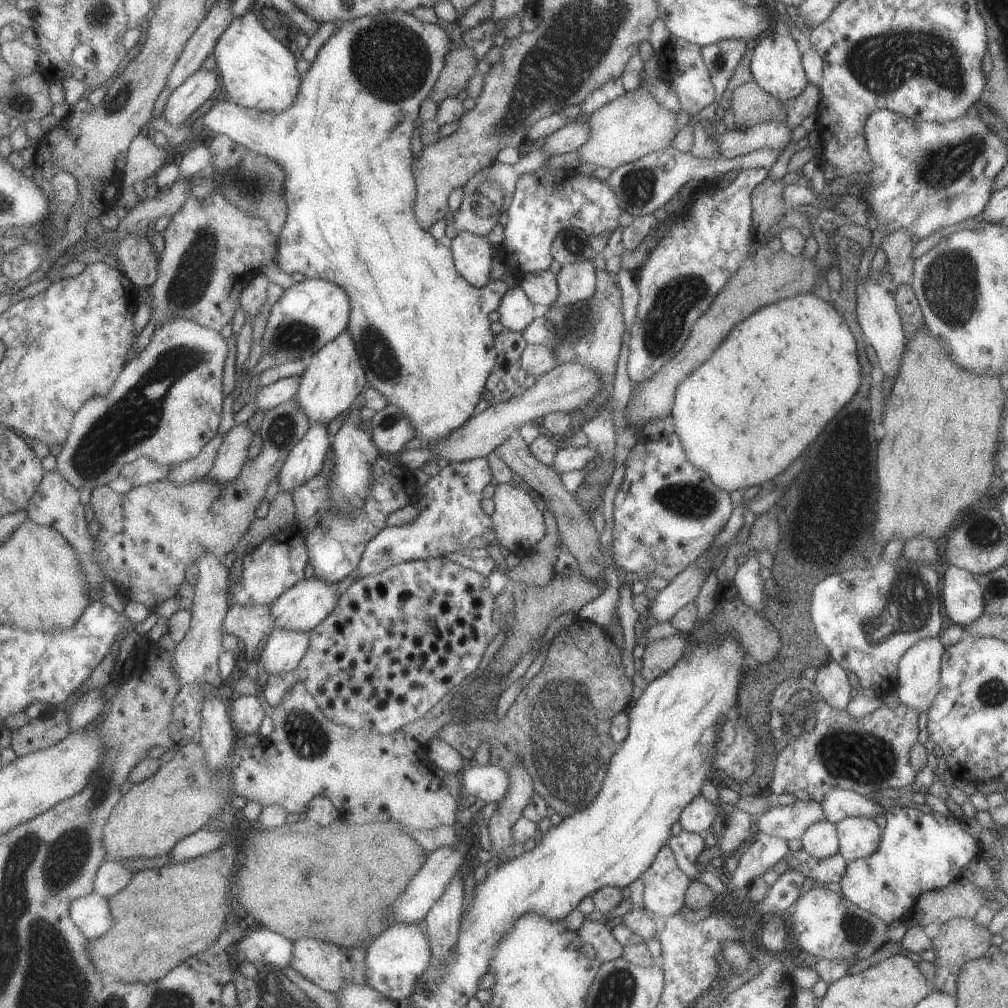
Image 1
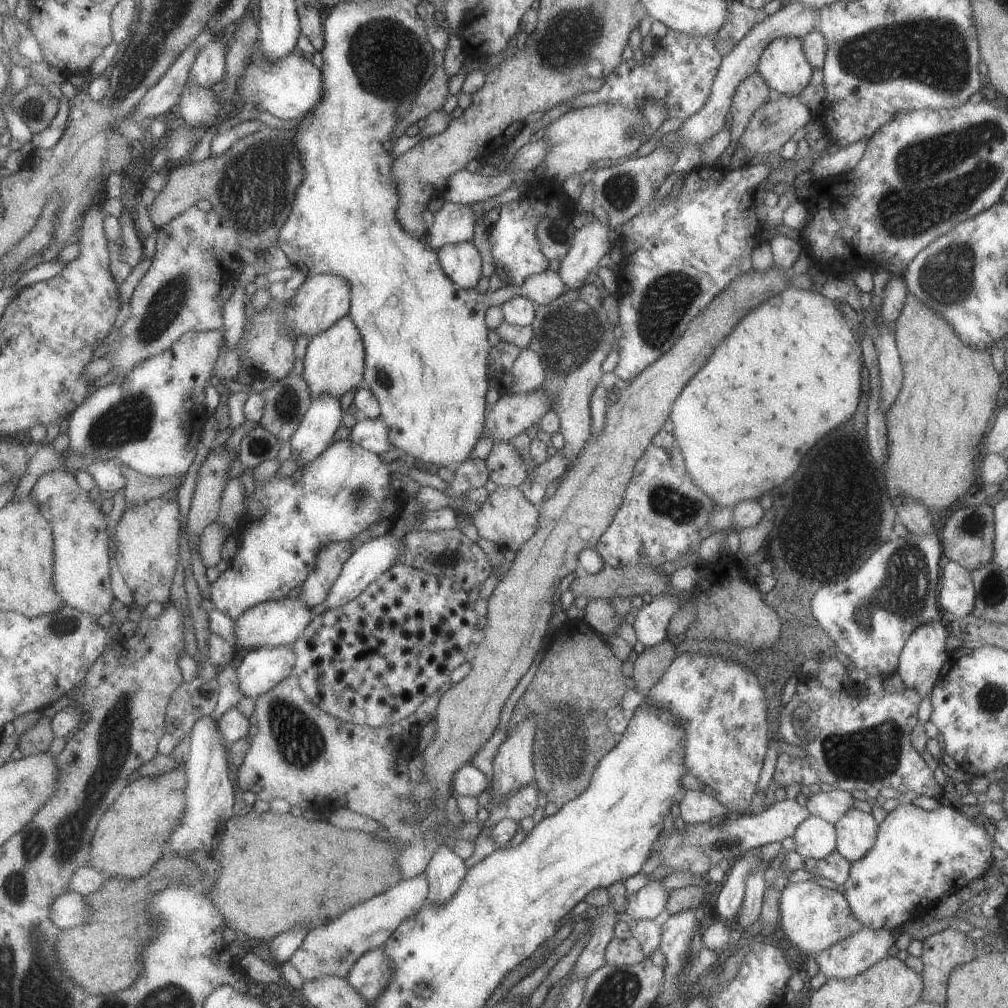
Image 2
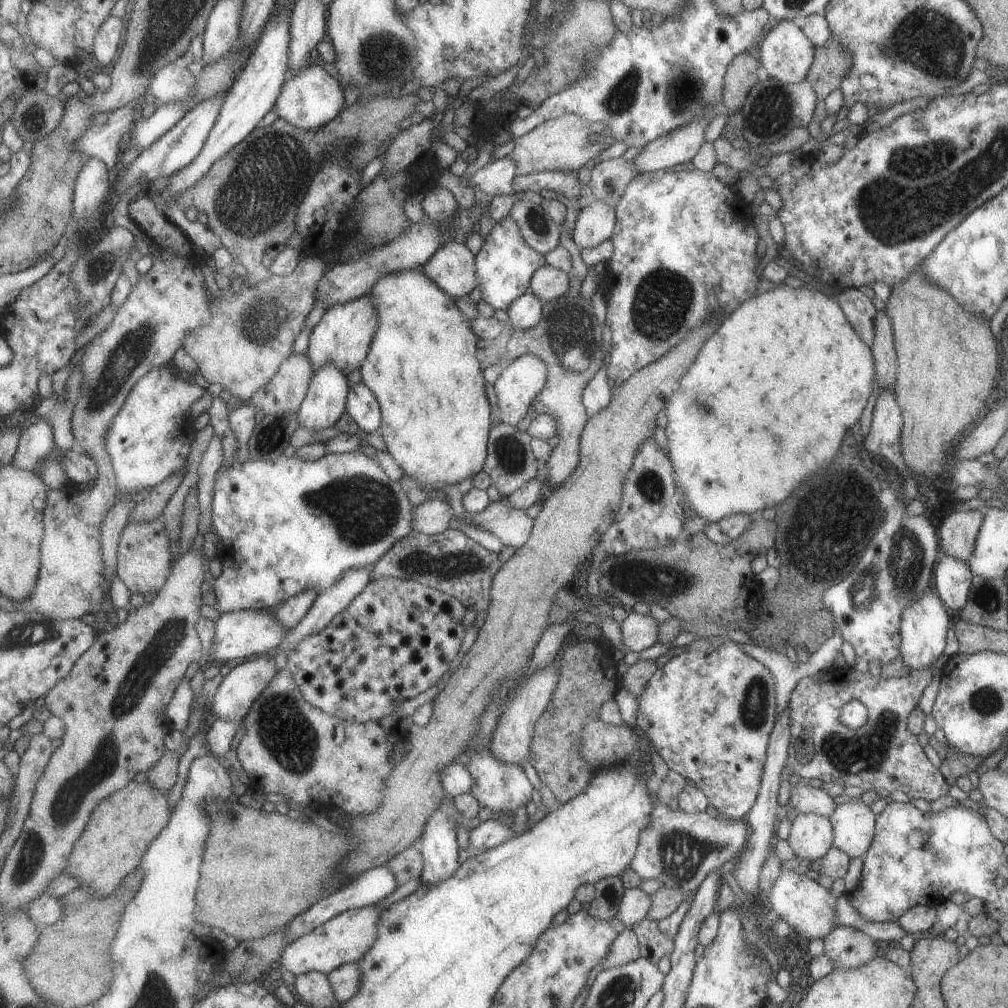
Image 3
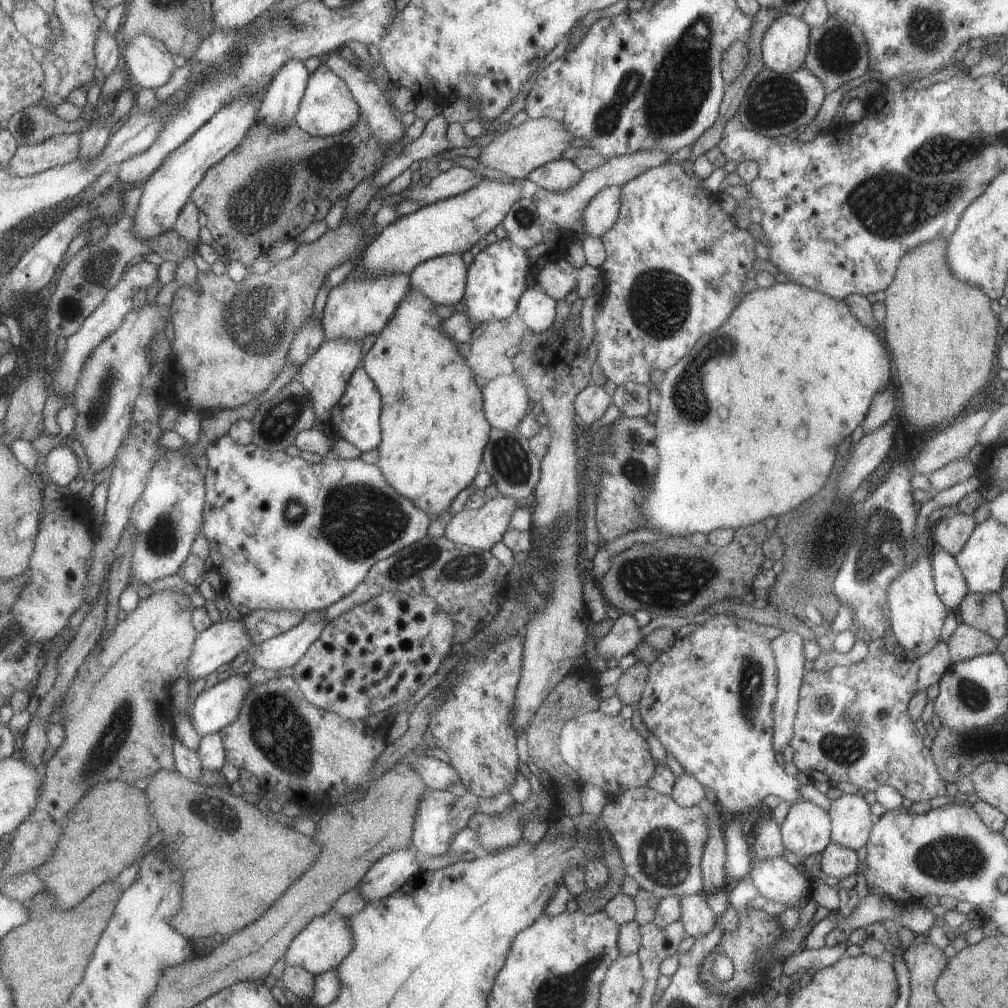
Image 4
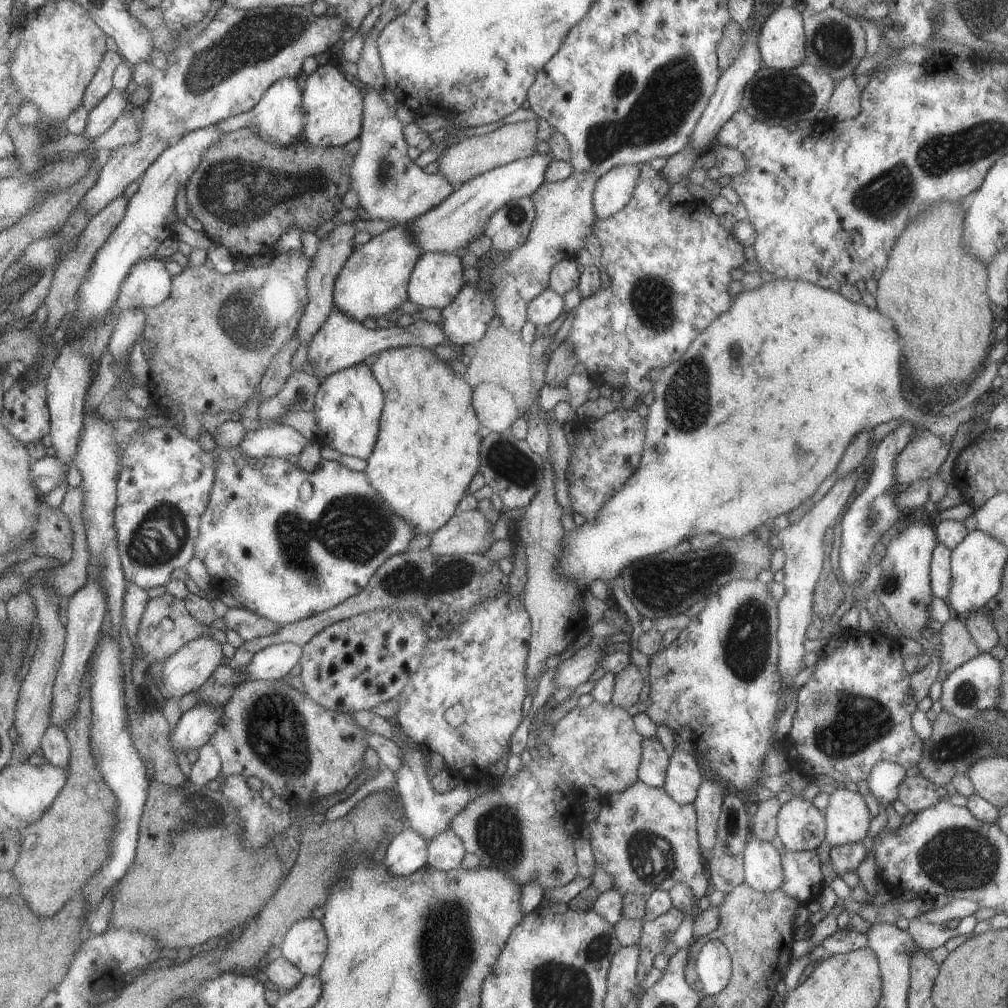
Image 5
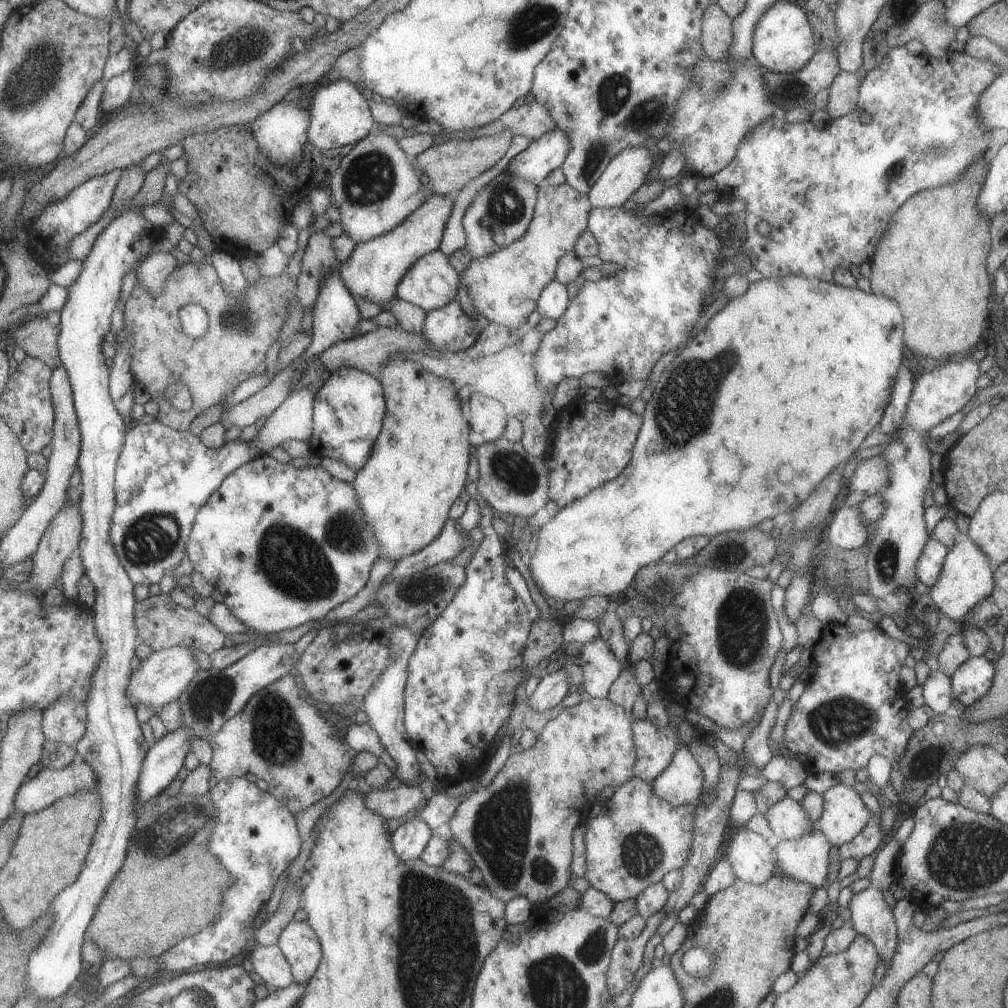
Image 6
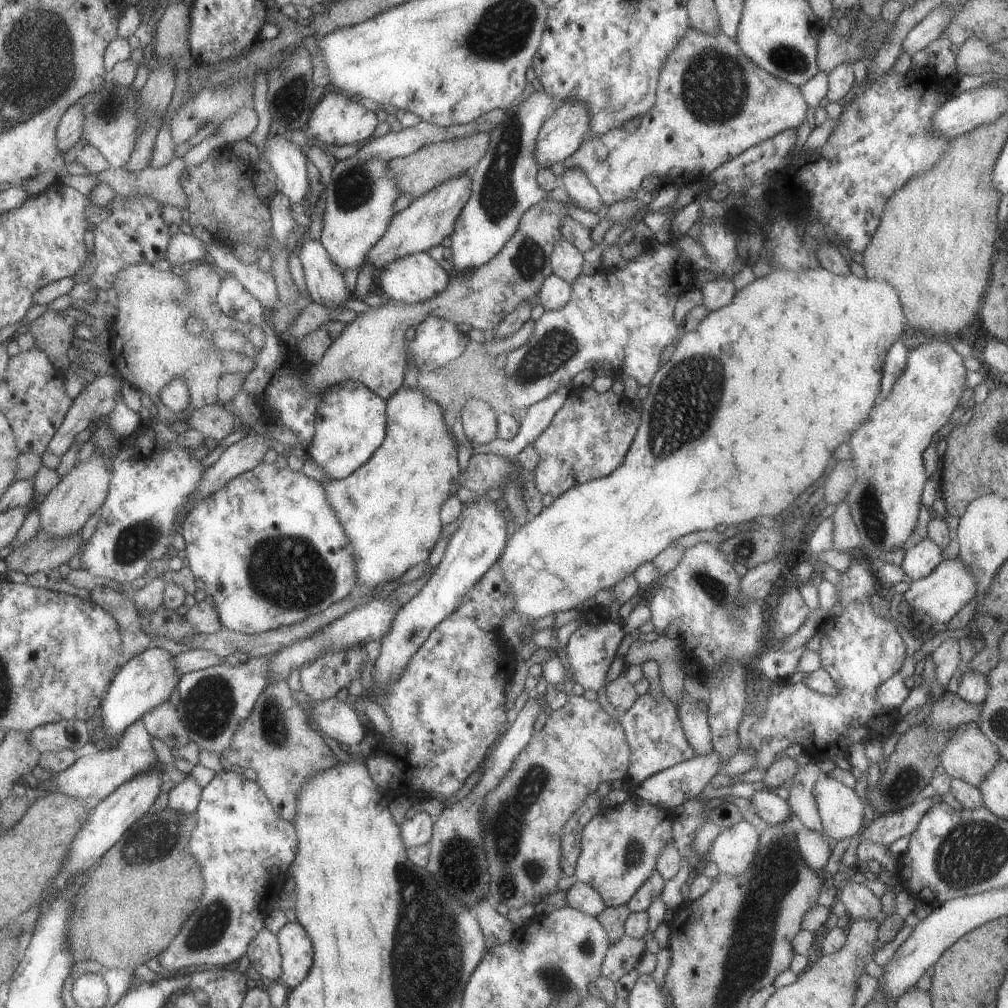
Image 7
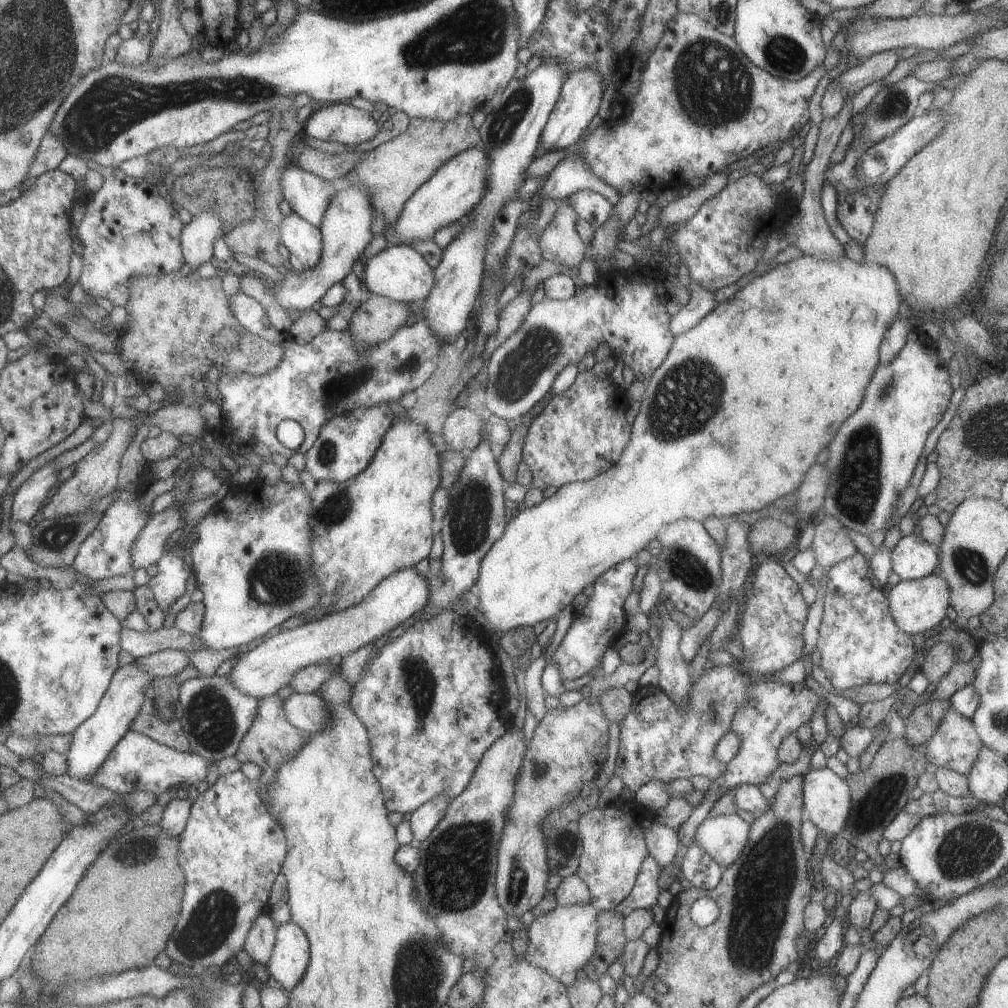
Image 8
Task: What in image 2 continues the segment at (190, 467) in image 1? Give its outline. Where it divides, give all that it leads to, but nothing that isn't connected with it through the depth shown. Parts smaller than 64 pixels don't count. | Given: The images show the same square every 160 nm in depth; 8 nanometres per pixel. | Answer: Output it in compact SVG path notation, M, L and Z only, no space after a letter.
M120 462L120 469L126 478L124 486L126 506L157 498L169 490L177 490L184 480L183 476L148 477L139 471L126 467Z

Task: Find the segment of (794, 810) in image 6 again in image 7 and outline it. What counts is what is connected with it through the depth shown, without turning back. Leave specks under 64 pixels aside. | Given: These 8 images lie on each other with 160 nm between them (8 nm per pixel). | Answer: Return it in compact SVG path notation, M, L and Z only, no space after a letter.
M755 791L750 804L759 816L762 824L780 825L788 820L792 810L787 801L773 794L773 791Z

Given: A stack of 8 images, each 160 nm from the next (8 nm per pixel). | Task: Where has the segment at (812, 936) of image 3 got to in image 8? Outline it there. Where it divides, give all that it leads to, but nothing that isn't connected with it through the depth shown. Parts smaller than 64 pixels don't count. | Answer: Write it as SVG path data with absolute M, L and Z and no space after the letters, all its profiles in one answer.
M736 814L707 817L696 829L693 844L699 845L723 870L741 854L748 842L750 825Z

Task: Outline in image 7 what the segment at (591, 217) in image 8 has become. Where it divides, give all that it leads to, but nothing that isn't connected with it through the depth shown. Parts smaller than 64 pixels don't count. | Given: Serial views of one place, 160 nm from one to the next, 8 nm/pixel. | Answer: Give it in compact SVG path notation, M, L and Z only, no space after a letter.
M577 167L566 168L559 176L559 182L579 208L592 213L599 212L603 202L599 193L581 169Z

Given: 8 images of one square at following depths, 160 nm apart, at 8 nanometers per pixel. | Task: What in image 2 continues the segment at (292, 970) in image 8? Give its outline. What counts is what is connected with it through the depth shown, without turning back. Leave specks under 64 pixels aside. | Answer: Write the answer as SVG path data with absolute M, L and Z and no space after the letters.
M424 872L406 875L396 885L357 903L334 921L311 929L288 961L303 981L314 981L329 975L345 979L359 956L372 948L382 946L401 921L412 917L426 903L427 895L428 882Z

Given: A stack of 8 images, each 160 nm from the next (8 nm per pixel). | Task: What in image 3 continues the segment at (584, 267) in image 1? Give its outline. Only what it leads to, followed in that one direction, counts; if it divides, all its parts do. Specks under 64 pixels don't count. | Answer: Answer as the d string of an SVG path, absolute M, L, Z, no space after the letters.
M593 200L579 210L572 228L572 240L577 249L590 249L613 234L614 208Z

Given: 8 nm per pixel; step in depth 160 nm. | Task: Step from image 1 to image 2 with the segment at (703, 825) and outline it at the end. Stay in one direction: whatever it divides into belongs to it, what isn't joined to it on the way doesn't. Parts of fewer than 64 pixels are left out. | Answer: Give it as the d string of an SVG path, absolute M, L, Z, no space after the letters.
M685 789L679 802L680 819L686 825L707 823L711 818L725 819L729 816L725 808L713 795L703 791L690 791Z

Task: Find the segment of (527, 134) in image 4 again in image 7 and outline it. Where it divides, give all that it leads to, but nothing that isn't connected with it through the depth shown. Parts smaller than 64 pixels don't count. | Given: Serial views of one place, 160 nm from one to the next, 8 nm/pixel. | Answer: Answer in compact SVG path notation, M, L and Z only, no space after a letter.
M477 133L472 137L431 143L422 146L410 155L395 157L387 161L388 169L392 175L398 178L397 186L400 194L407 193L416 199L451 177L458 177L463 173L470 174L475 164L485 154L488 144L489 135L487 133Z

